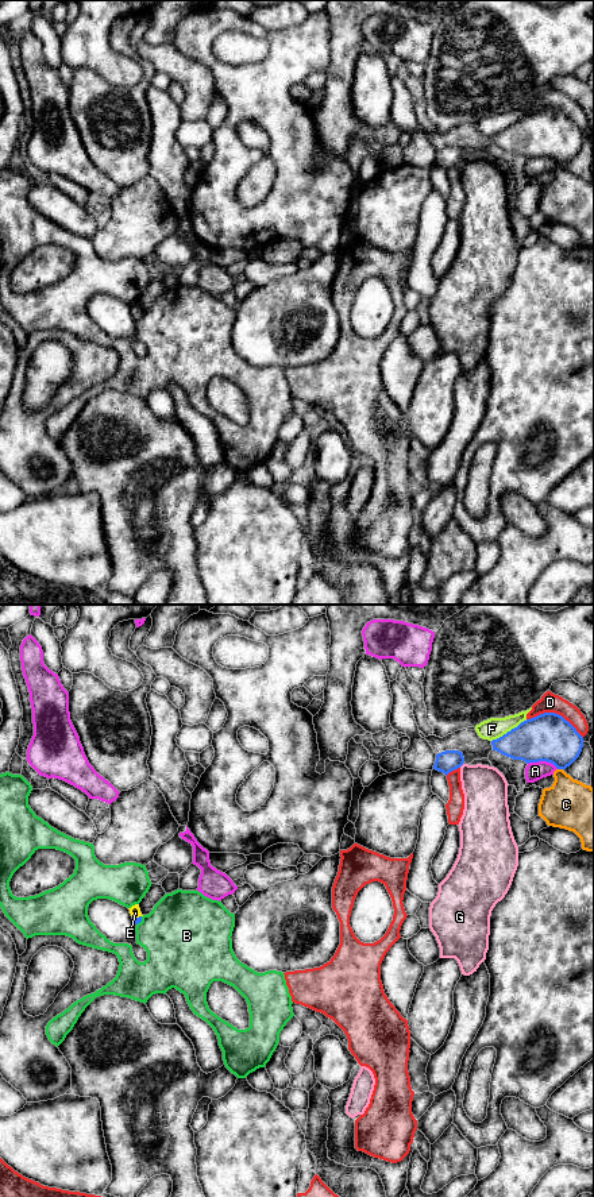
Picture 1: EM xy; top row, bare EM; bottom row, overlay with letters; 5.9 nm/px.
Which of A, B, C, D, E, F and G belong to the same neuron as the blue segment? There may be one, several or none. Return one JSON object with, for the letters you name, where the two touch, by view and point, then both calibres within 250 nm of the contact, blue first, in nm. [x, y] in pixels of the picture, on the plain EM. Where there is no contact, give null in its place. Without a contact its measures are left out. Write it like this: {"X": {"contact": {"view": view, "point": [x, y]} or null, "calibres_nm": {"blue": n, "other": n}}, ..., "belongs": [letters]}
{"E": {"contact": {"view": "xy", "point": [137, 313]}, "calibres_nm": {"blue": 40, "other": 70}}, "belongs": ["E"]}

